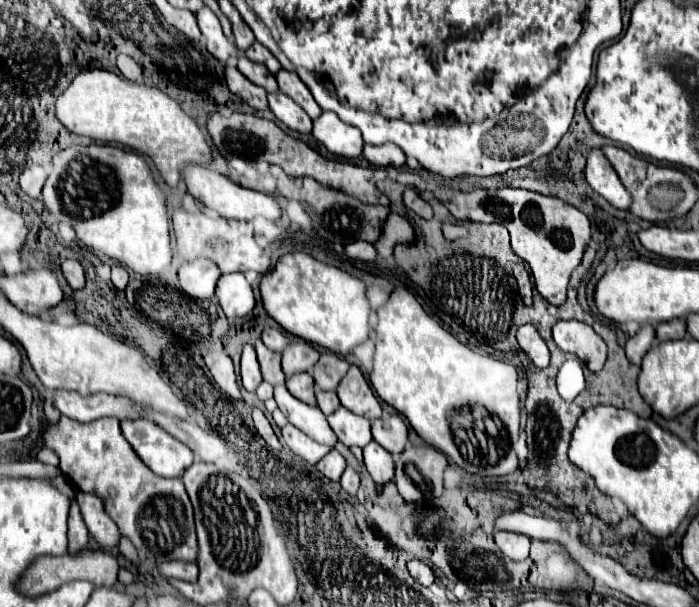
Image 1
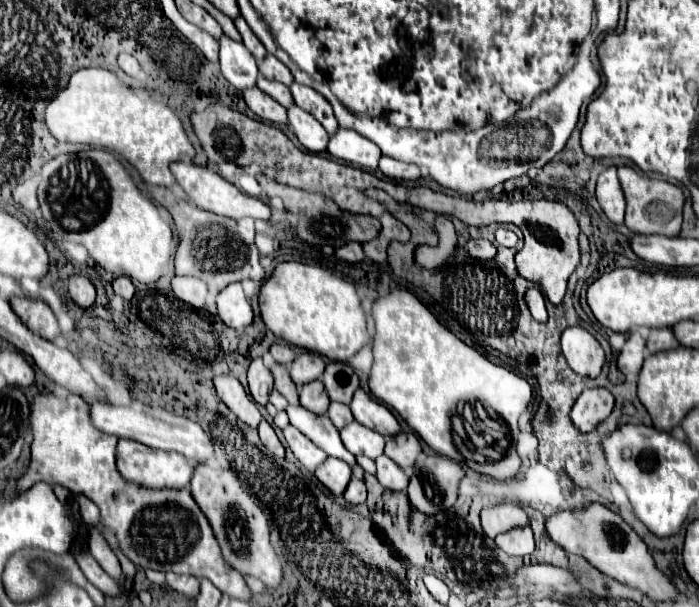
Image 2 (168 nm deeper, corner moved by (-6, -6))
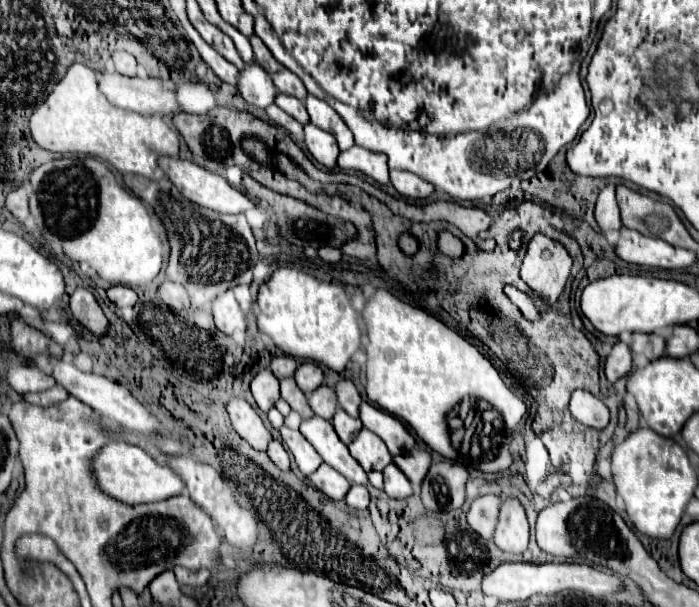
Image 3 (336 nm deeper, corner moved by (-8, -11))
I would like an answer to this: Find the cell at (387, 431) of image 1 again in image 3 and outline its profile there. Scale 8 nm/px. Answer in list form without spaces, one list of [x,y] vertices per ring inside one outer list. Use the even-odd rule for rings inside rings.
[[[411,448],[405,454],[399,454],[393,458],[393,462],[397,464],[397,468],[409,478],[409,482],[413,486],[421,486],[423,476],[427,474],[427,468],[431,464],[431,454],[423,448]]]

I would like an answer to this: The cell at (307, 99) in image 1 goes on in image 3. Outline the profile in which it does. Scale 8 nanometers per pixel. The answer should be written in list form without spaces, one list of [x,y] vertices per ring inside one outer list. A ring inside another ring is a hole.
[[[307,94],[305,108],[307,108],[309,118],[315,126],[323,128],[325,132],[329,132],[337,138],[337,144],[339,144],[341,150],[347,150],[355,144],[353,136],[351,136],[351,130],[347,128],[347,124],[343,124],[343,120],[339,120],[339,114],[329,104],[315,98],[313,94]]]

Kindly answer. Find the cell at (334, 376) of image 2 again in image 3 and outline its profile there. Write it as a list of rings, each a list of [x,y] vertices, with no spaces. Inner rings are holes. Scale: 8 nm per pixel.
[[[343,378],[343,380],[339,380],[339,382],[335,384],[335,392],[337,392],[339,406],[341,406],[345,412],[349,412],[353,418],[357,418],[357,416],[359,416],[361,396],[359,396],[355,384],[353,384],[351,380]]]

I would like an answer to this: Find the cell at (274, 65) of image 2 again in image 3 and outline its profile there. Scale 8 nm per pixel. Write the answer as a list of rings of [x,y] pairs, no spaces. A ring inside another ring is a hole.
[[[283,68],[283,70],[275,72],[275,74],[271,74],[271,78],[273,78],[273,84],[277,86],[279,92],[291,94],[291,96],[295,96],[299,100],[303,100],[307,96],[307,90],[303,88],[303,82],[291,70]]]

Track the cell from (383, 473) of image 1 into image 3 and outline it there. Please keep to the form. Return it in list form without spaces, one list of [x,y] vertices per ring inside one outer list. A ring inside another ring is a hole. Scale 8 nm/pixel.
[[[389,464],[385,470],[383,470],[383,476],[385,476],[385,492],[391,496],[391,498],[407,498],[413,494],[413,488],[411,488],[411,482],[407,480],[407,476],[395,466],[395,464]]]

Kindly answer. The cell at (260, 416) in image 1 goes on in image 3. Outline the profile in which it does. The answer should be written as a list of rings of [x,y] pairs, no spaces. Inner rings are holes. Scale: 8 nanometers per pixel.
[[[271,440],[271,442],[269,442],[267,454],[269,454],[269,458],[275,462],[277,468],[289,470],[289,456],[287,456],[287,452],[285,452],[285,448],[283,448],[283,444],[281,444],[279,440]]]

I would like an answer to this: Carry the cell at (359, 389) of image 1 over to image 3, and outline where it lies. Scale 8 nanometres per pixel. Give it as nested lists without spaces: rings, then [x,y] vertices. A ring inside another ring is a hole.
[[[361,402],[359,418],[363,422],[363,428],[375,432],[387,444],[393,456],[397,456],[399,452],[407,452],[407,448],[413,448],[415,438],[407,432],[399,418],[387,414],[385,410],[375,408],[369,402]]]

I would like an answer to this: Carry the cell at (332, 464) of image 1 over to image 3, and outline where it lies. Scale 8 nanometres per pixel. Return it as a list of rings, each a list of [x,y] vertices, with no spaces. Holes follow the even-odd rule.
[[[321,464],[317,468],[317,472],[313,472],[309,476],[309,480],[313,482],[313,486],[317,490],[321,490],[323,494],[327,494],[331,500],[343,500],[345,498],[345,492],[351,488],[349,480],[345,476],[341,476],[329,464]]]

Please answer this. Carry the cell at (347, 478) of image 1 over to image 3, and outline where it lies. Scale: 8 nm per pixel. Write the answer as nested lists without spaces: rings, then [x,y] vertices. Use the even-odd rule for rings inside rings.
[[[353,484],[351,490],[347,492],[345,502],[347,502],[351,508],[359,508],[359,510],[367,508],[367,506],[369,506],[369,492],[367,492],[367,488],[361,486],[361,484]]]

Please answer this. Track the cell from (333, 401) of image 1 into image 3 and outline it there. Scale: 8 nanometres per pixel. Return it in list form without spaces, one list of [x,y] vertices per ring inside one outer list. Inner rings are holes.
[[[337,408],[337,412],[335,412],[335,416],[333,416],[331,422],[333,422],[333,428],[335,428],[335,432],[337,432],[337,436],[341,438],[343,444],[351,444],[351,440],[363,428],[361,426],[361,420],[351,418],[343,408]]]

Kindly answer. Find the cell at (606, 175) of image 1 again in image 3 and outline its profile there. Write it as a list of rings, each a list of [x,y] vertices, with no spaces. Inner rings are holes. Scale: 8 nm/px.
[[[607,184],[597,198],[597,206],[595,206],[595,218],[601,226],[601,230],[619,230],[621,218],[619,218],[619,206],[615,200],[615,184]]]

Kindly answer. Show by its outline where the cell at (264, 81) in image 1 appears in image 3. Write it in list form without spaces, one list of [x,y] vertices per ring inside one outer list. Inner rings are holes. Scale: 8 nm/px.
[[[277,94],[275,96],[275,104],[281,108],[281,110],[285,110],[287,114],[291,114],[295,120],[299,120],[301,124],[307,124],[309,122],[309,116],[307,116],[307,110],[305,110],[305,106],[303,106],[303,102],[301,100],[297,100],[295,96],[287,96],[287,94]]]

